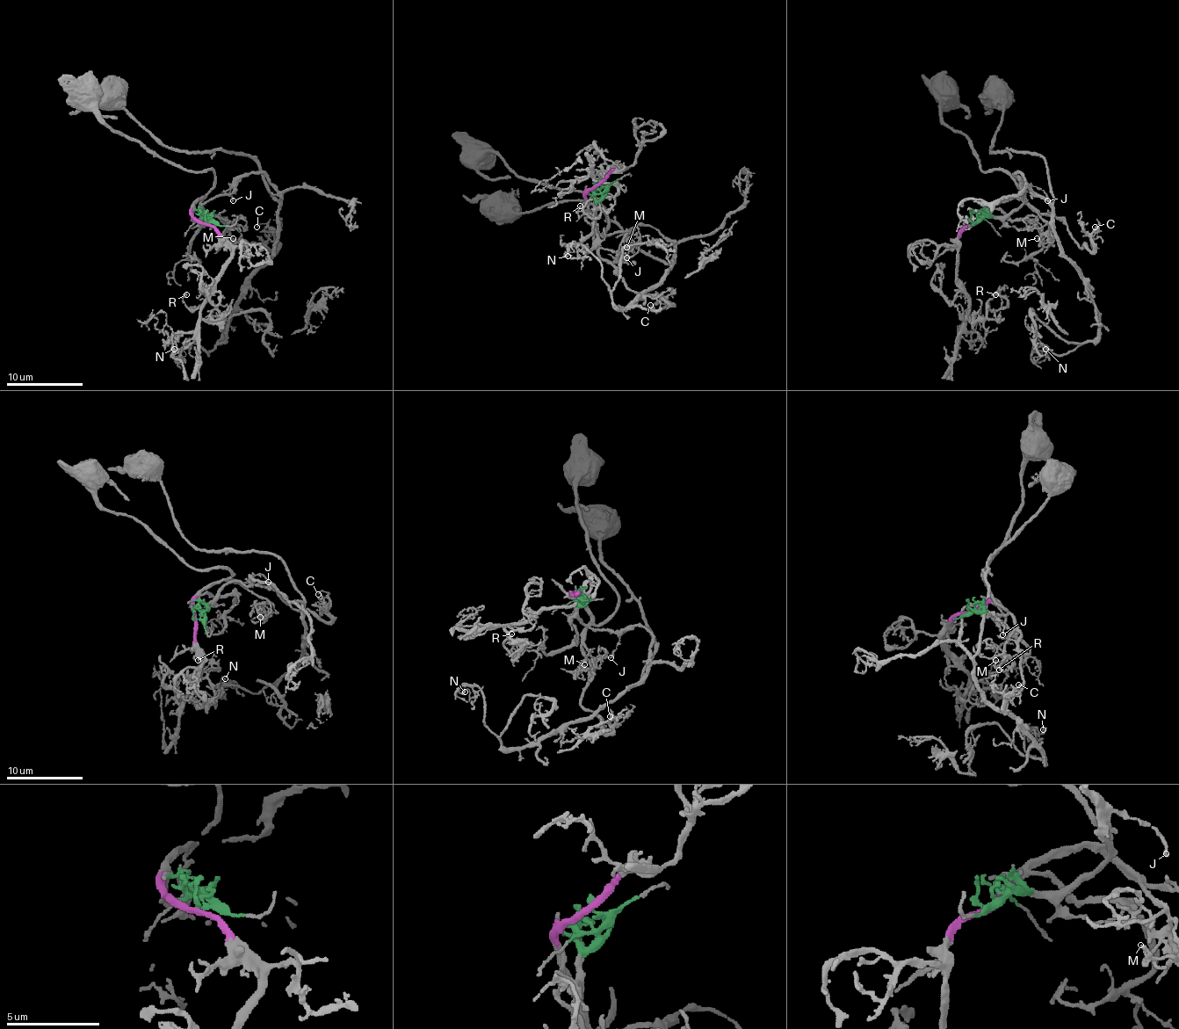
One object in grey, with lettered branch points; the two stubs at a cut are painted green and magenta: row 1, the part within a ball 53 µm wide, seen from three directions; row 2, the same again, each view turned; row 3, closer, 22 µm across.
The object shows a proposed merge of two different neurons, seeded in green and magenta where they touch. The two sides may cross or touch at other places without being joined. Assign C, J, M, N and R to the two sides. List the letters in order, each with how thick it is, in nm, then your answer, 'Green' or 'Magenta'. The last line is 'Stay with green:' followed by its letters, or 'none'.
C: Thickness 130 nm. Magenta
J: Thickness 160 nm. Green
M: Thickness 90 nm. Magenta
N: Thickness 100 nm. Green
R: Thickness 110 nm. Magenta
Stay with green: J, N

